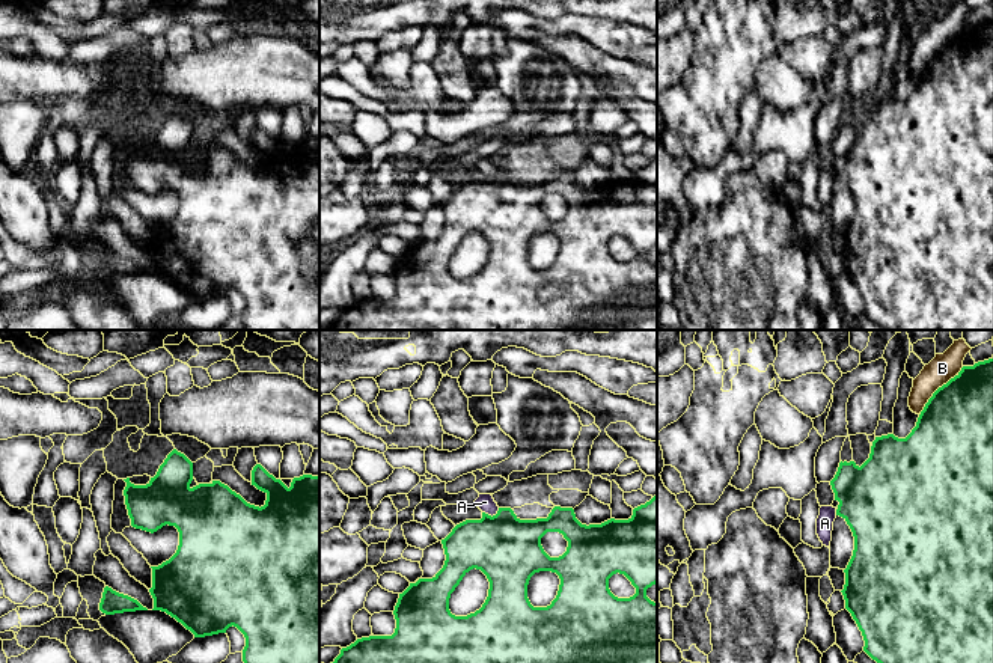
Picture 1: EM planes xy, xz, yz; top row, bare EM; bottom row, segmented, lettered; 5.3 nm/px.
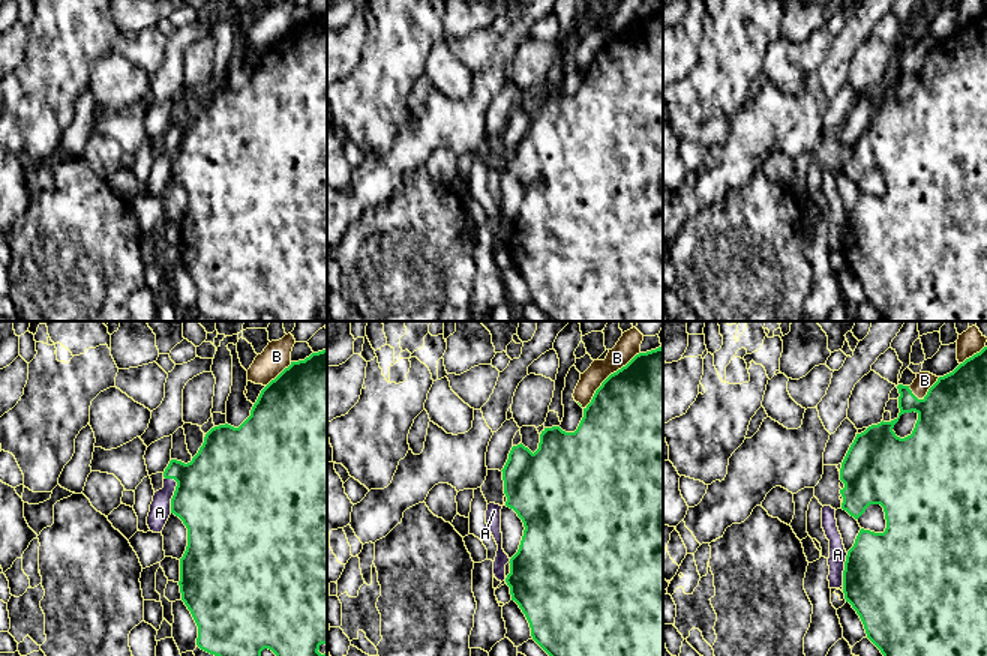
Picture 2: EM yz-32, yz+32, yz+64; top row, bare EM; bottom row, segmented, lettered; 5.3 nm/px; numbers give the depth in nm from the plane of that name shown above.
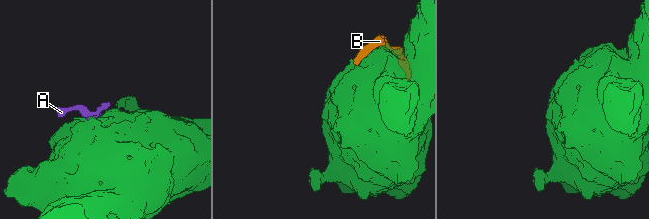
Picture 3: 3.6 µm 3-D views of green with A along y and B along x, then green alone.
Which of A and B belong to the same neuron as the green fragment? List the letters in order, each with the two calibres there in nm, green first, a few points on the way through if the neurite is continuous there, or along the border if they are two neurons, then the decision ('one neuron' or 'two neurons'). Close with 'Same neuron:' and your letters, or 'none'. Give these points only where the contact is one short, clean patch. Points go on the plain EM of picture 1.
A: calibres 360 and 90 nm; two neurons
B: calibres 420 and 150 nm; two neurons
Same neuron: none

